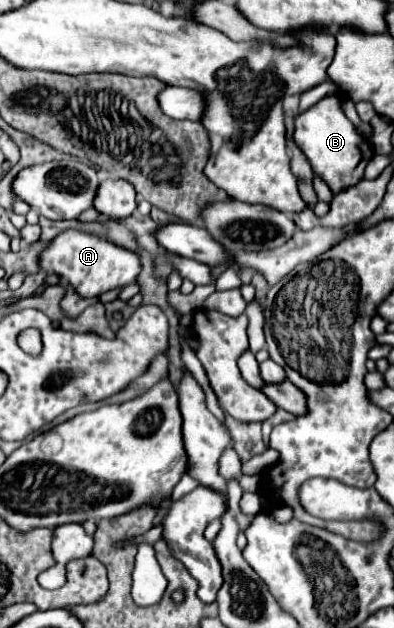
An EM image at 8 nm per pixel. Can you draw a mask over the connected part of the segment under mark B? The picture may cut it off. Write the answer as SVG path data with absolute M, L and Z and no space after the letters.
M337 95L325 97L313 107L309 107L305 113L297 115L293 137L301 151L307 155L313 171L317 171L317 175L321 175L329 183L333 193L339 193L345 187L351 187L353 183L361 181L363 169L373 157L369 141L345 117L345 113L341 111L341 99Z

